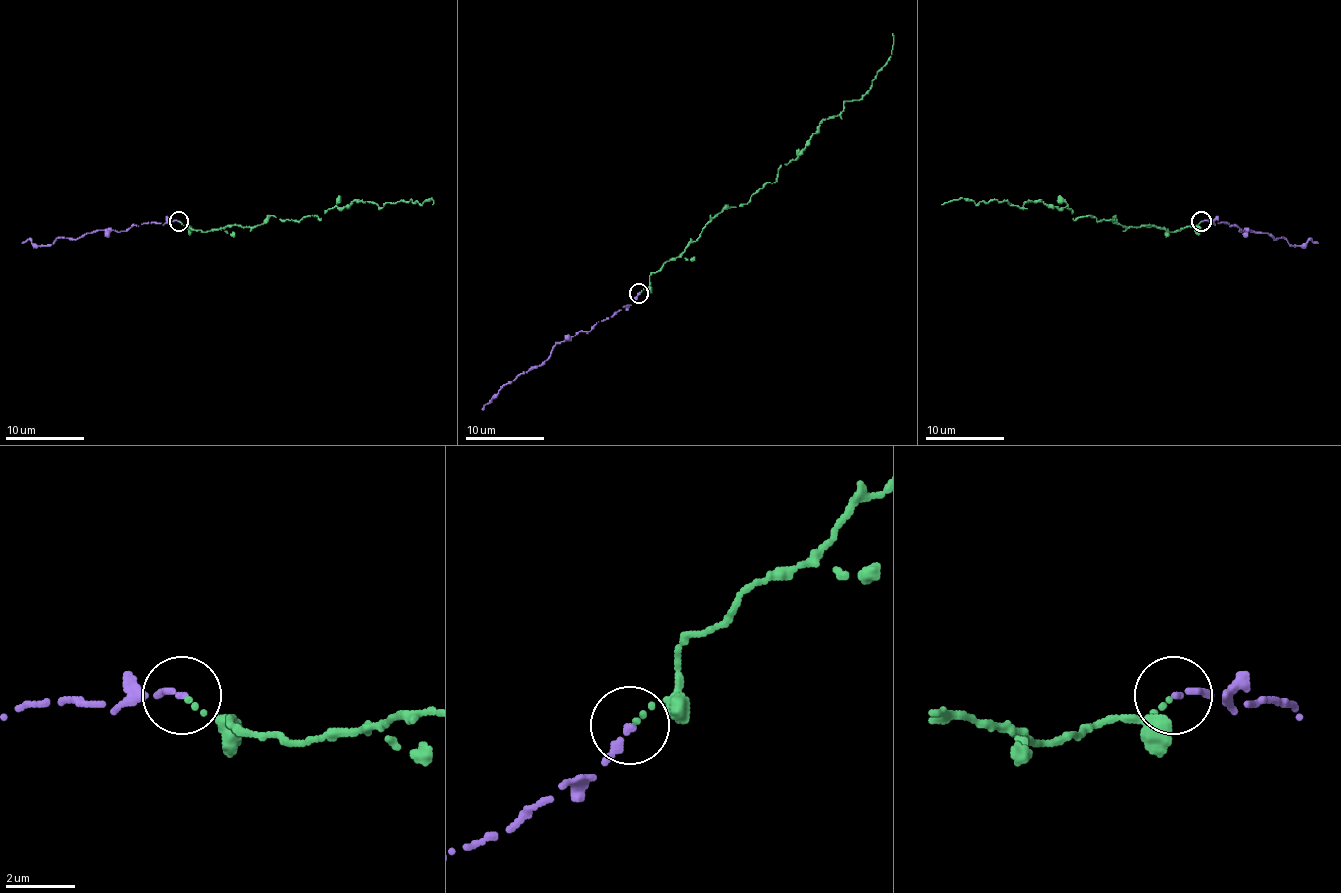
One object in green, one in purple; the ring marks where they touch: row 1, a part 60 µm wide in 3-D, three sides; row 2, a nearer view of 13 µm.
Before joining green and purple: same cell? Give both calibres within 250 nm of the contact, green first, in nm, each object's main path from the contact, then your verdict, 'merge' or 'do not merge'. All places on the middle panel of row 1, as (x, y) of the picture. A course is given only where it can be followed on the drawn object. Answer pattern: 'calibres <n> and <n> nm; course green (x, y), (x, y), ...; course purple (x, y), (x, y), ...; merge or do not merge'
calibres 100 and 200 nm; course green (639, 292), (713, 217), (772, 184), (819, 123), (861, 99), (892, 54), (892, 33); course purple (639, 294), (631, 305), (596, 323), (590, 331), (576, 333), (557, 343), (541, 364), (506, 384), (482, 409); merge

